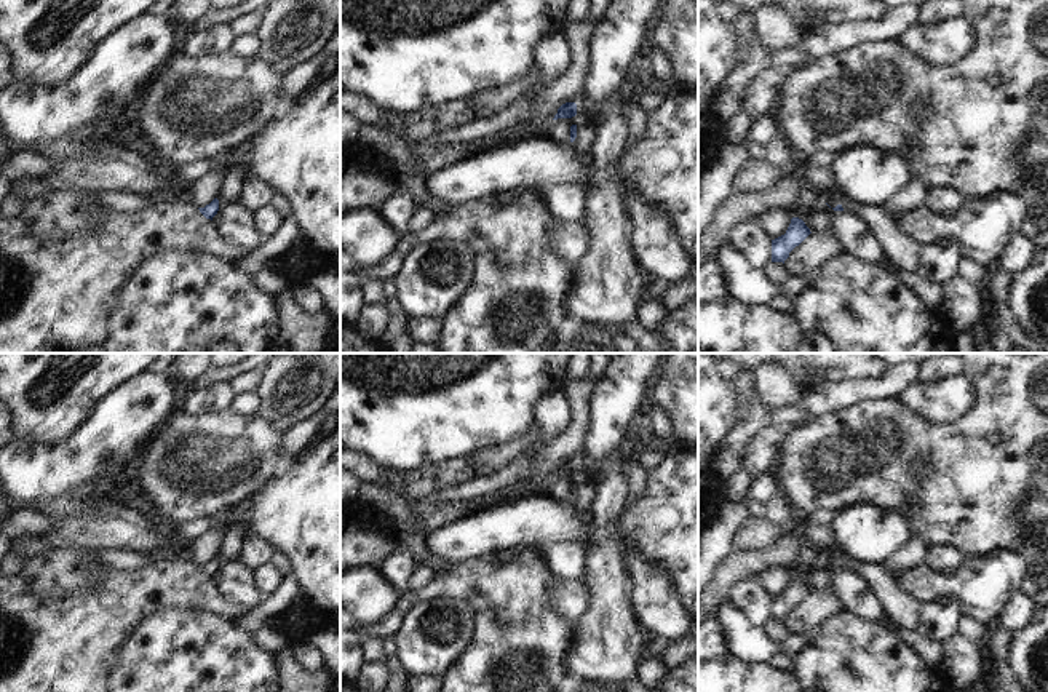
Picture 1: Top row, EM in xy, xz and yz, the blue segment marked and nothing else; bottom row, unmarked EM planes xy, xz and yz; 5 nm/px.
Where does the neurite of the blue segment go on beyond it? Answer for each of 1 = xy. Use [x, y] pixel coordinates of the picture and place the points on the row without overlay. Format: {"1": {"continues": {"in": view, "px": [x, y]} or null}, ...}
{"1": {"continues": null}}

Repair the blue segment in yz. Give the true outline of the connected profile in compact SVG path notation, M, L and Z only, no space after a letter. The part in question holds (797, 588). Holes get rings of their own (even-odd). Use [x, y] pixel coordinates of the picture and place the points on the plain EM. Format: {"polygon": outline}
{"polygon": "M792 575L784 593L772 598L772 620L783 620L789 615L789 610L799 604L808 593L810 587L799 575Z"}

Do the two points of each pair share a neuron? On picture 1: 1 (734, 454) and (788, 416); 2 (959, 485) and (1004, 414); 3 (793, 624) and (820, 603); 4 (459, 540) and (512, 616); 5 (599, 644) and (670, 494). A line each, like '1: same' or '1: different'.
1: same
2: same
3: same
4: different
5: different

